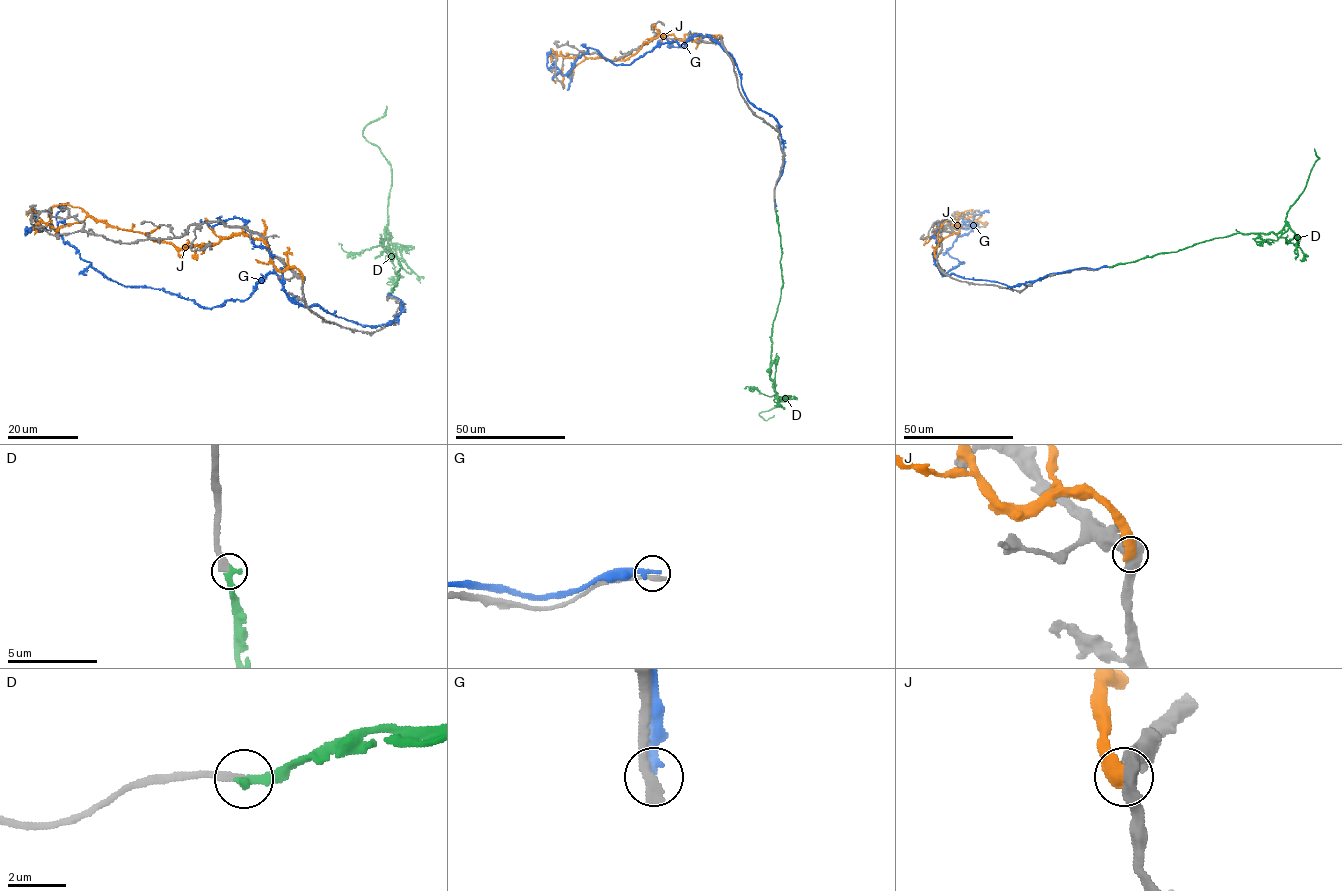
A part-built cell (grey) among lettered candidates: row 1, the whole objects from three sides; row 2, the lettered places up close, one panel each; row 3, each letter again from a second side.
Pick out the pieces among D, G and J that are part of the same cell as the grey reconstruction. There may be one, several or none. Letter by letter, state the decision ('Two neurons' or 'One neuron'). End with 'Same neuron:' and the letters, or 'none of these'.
D: One neuron
G: Two neurons
J: Two neurons
Same neuron: D

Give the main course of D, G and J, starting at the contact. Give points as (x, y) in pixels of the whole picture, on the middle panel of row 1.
D: (776, 211), (782, 248), (782, 287), (772, 324), (770, 378), (777, 405), (759, 414), (765, 420), (773, 415)
G: (775, 209), (778, 122), (709, 36), (658, 44), (627, 65), (589, 48), (563, 75), (547, 67), (551, 51)
J: (721, 37), (690, 40), (658, 36), (623, 60), (558, 56), (552, 79), (556, 83)

